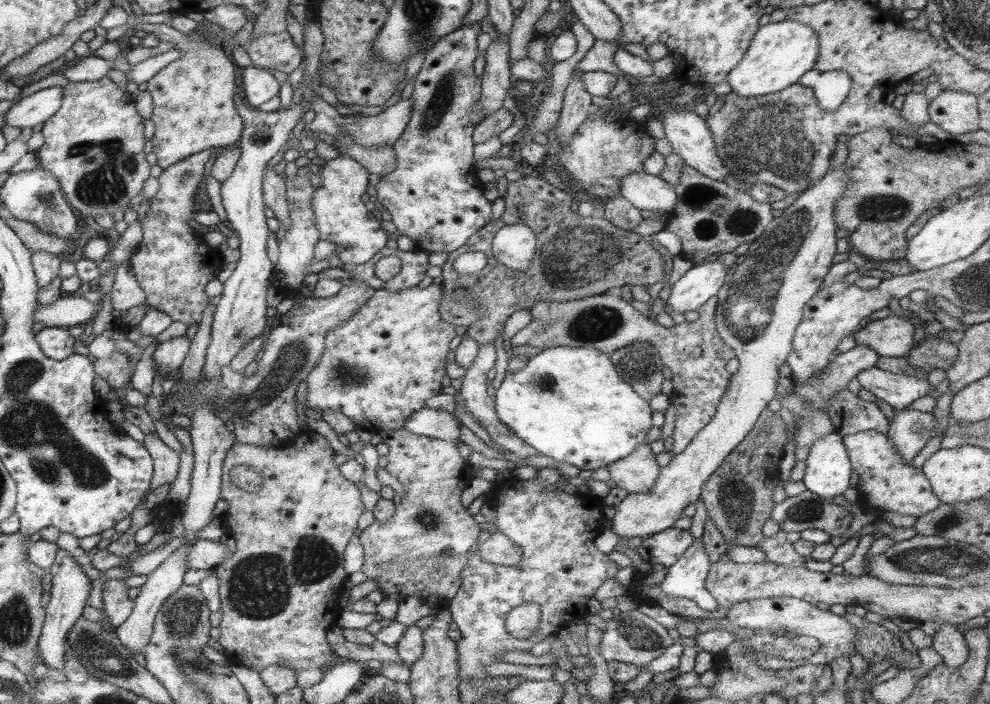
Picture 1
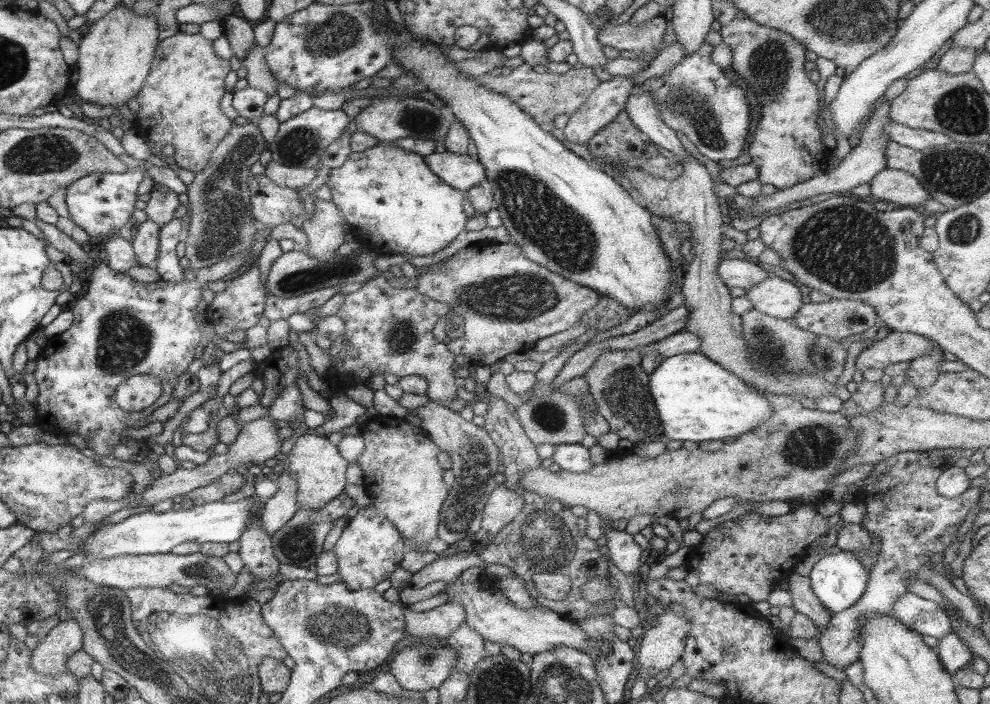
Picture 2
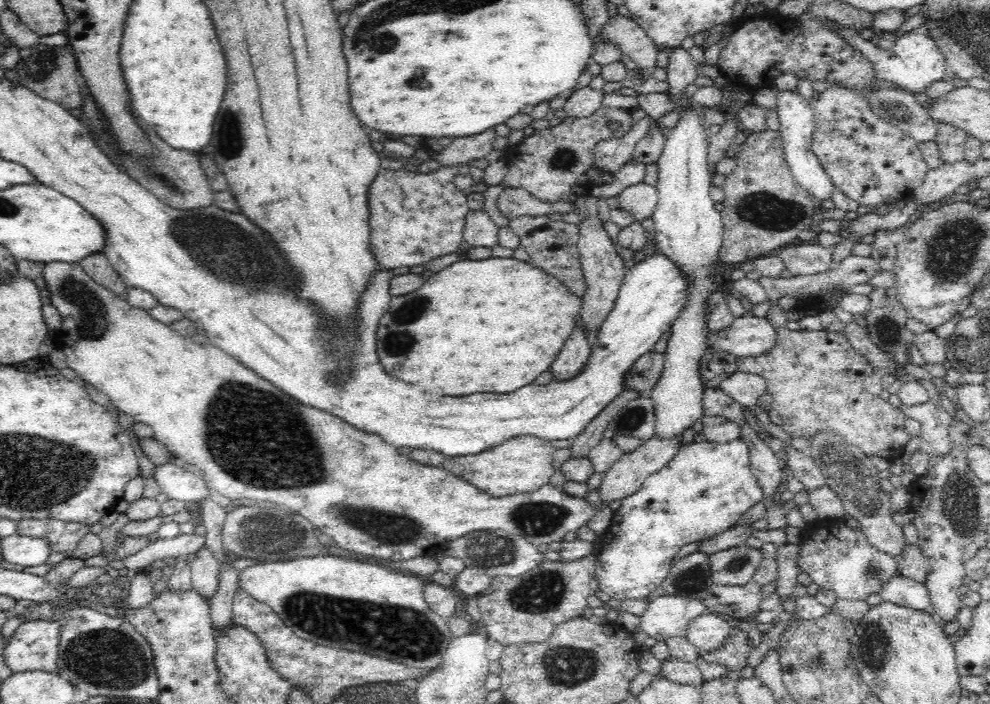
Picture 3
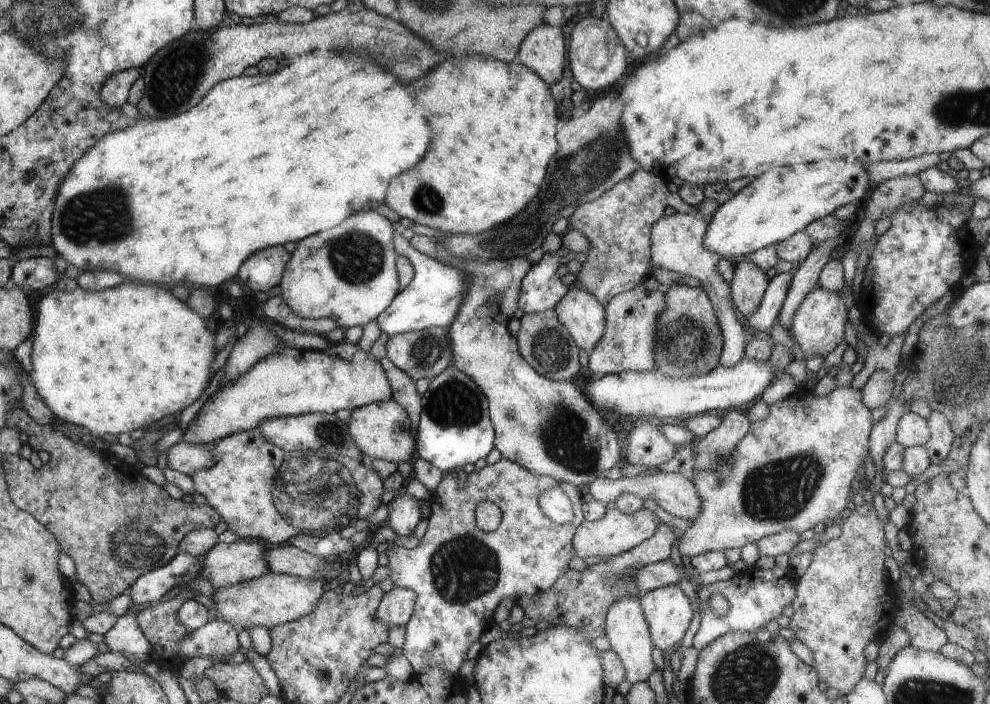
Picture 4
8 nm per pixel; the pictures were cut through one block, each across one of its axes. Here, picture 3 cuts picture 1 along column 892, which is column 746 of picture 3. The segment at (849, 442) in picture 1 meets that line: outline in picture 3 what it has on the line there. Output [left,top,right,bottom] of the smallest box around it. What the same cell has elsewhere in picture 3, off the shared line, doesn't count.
[594,438,764,602]

